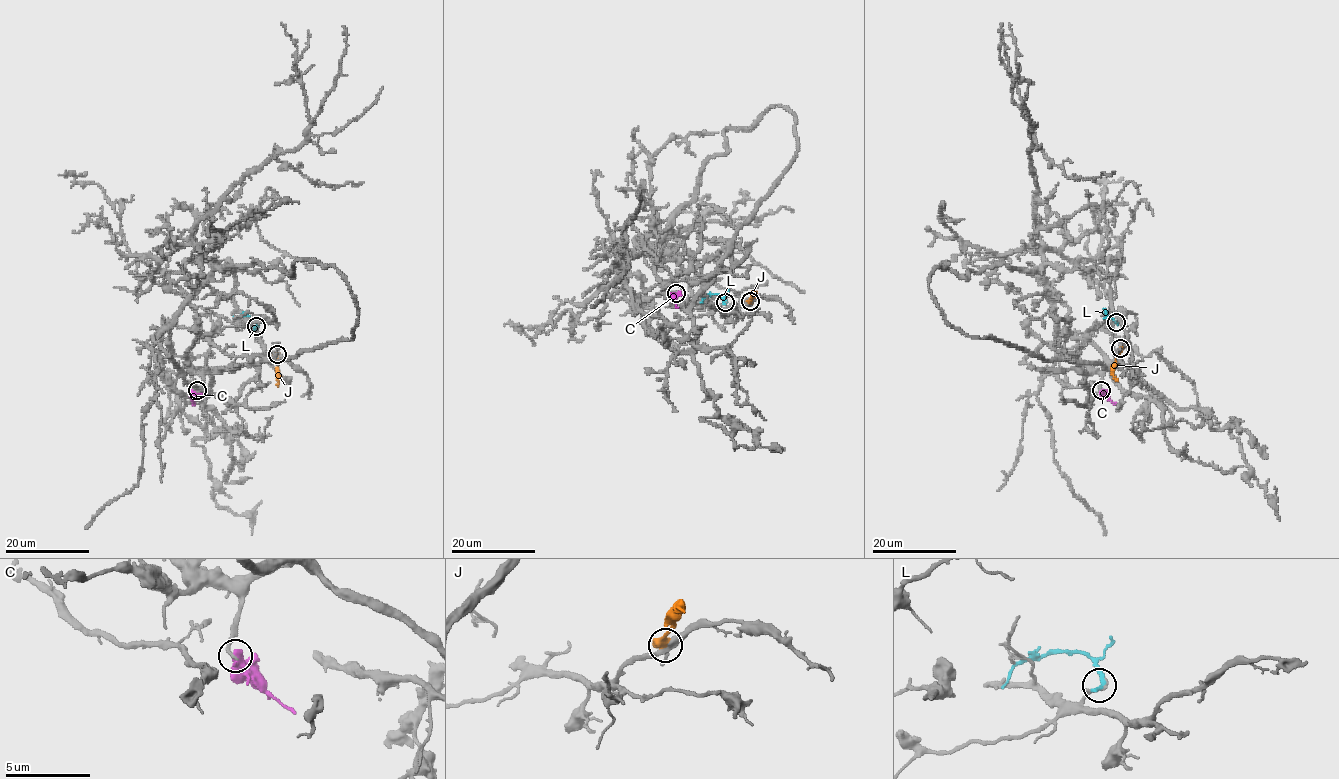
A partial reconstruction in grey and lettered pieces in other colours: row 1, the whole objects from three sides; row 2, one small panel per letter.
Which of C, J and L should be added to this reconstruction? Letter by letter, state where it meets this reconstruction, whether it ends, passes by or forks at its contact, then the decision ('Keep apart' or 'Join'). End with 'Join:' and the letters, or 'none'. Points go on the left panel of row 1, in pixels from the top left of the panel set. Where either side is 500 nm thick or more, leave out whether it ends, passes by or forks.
C: Touches grey at (197, 390). Join
J: Touches grey at (277, 354). Keep apart
L: Touches grey at (256, 326). It ends there. Keep apart
Join: C

